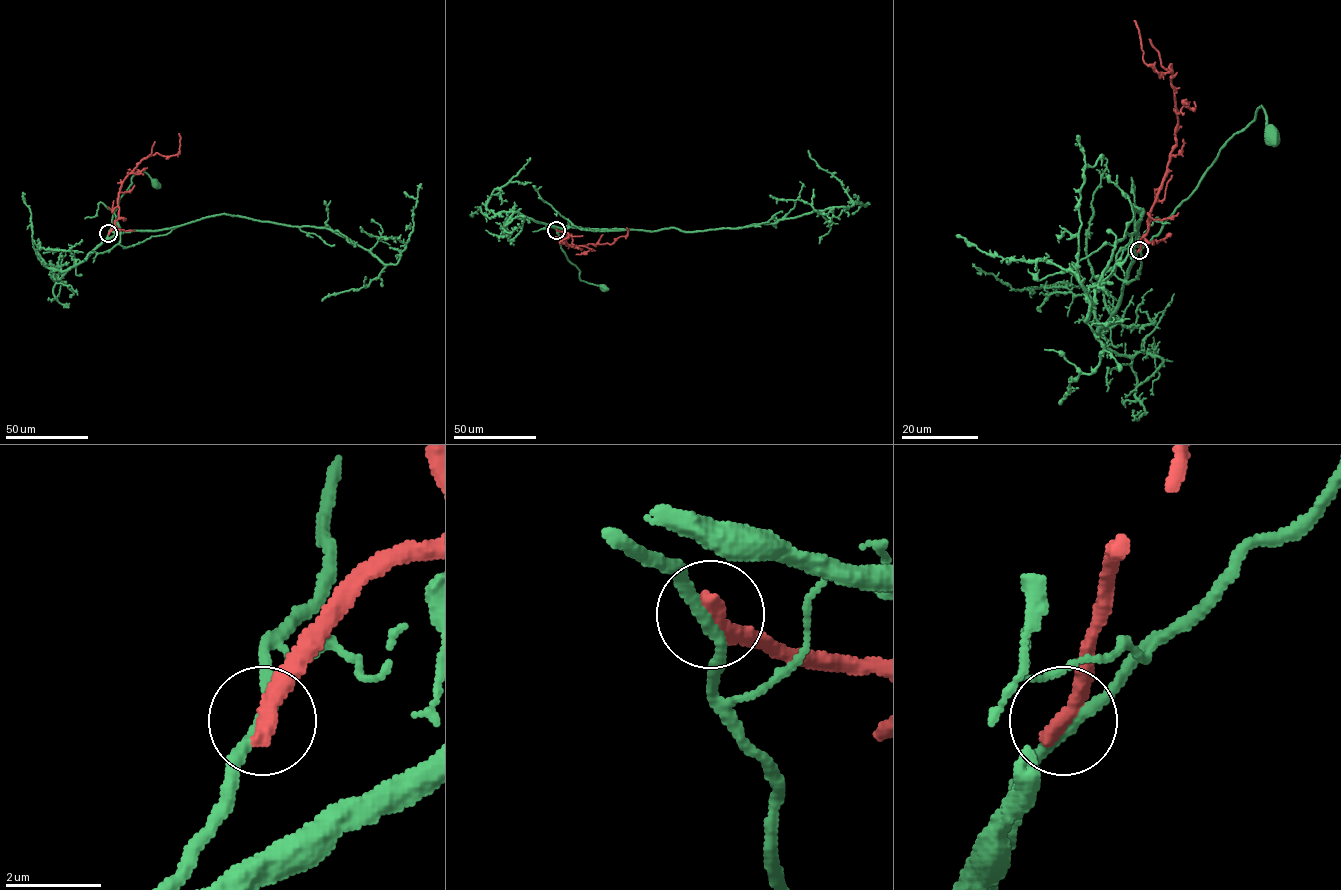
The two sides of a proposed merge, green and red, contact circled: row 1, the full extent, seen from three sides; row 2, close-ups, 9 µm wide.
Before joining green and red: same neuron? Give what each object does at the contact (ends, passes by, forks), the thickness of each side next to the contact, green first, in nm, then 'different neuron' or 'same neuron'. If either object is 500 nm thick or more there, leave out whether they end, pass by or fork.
green passes by; red ends there; 240 nm thick on the green side, 420 nm on the other; different neuron

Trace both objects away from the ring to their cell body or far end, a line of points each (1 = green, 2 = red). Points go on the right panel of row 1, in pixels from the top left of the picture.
1: (1139, 250), (1160, 231), (1219, 150), (1251, 121), (1261, 106), (1266, 133), (1271, 136)
2: (1139, 250), (1176, 143), (1177, 123), (1171, 64), (1168, 73), (1158, 73), (1144, 62), (1134, 20)

